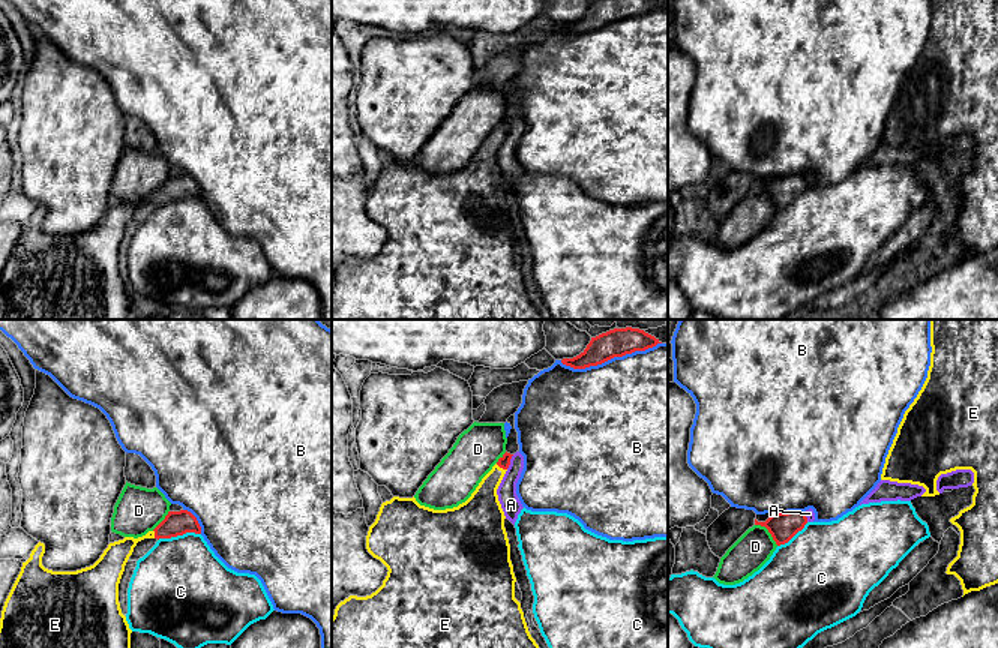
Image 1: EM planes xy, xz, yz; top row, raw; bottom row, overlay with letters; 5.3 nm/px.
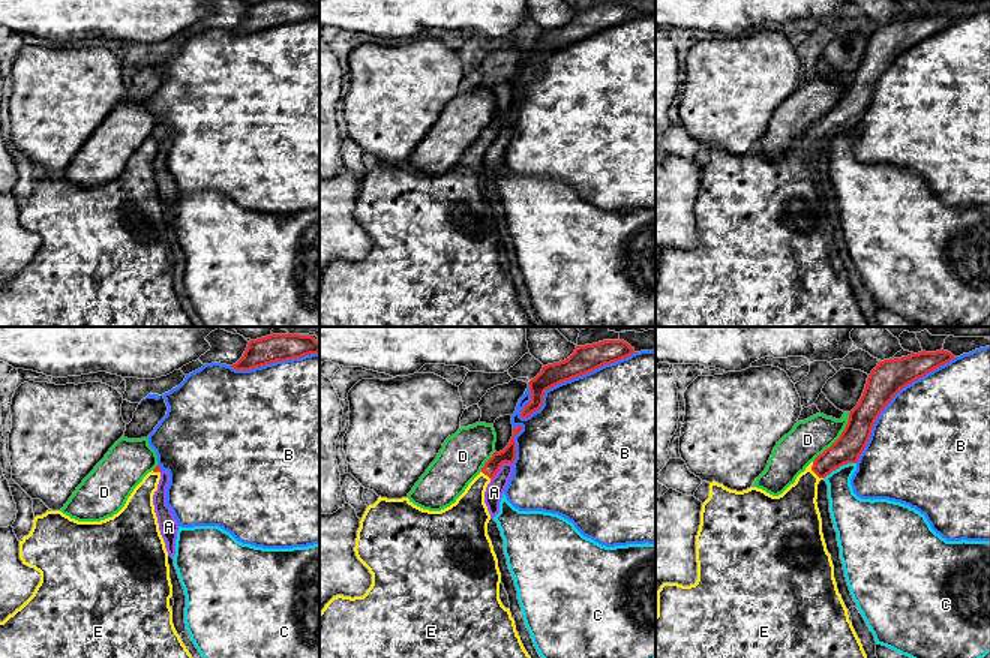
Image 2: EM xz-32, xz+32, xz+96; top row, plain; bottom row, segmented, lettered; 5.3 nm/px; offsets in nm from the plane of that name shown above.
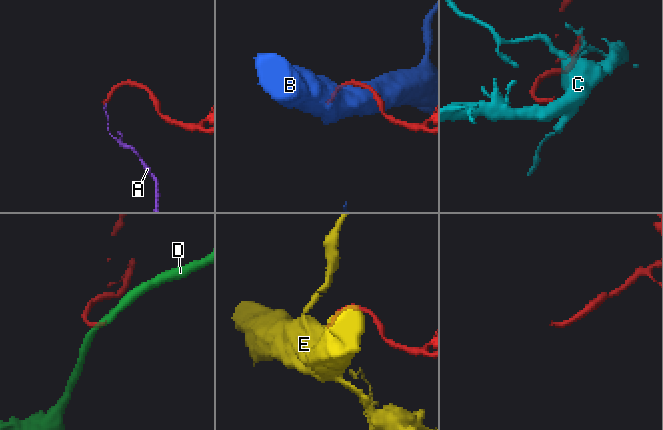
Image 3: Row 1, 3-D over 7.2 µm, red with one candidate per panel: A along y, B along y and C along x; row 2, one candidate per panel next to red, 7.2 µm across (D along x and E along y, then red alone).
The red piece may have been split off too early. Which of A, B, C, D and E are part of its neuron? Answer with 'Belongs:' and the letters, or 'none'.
Belongs: E

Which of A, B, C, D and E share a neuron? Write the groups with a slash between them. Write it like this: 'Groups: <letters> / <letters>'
Groups: A / B / C / D / E

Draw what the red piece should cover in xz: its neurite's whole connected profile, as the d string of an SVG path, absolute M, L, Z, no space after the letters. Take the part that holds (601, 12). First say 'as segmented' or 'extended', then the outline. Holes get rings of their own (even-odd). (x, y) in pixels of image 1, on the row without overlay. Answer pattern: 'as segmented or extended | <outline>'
as segmented | M596 0L587 12L573 22L563 22L561 27L573 33L585 33L602 28L614 21L623 21L635 15L645 15L662 8L654 0Z

